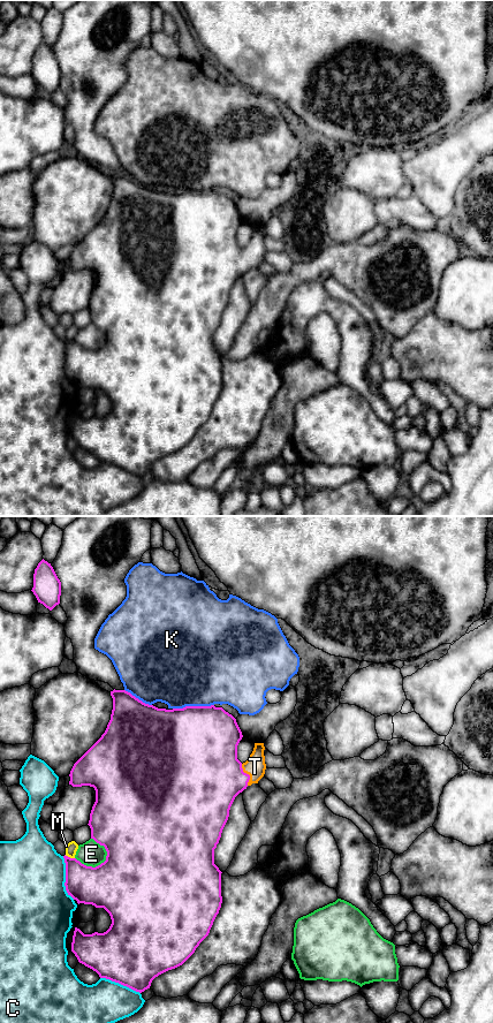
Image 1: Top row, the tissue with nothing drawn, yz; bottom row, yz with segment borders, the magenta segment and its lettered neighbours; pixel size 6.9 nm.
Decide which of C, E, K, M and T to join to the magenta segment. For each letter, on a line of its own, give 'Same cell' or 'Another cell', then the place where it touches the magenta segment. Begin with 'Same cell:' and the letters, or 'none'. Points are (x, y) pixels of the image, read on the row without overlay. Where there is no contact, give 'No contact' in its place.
Same cell: T
C: Another cell. Touches magenta at yz (66, 362)
E: Another cell. Touches magenta at yz (93, 351)
K: Another cell. Touches magenta at yz (192, 190)
M: Another cell. Touches magenta at yz (69, 341)
T: Same cell. Touches magenta at yz (248, 258)

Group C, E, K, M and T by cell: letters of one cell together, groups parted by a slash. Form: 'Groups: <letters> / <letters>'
Groups: C / E / K / M / T

